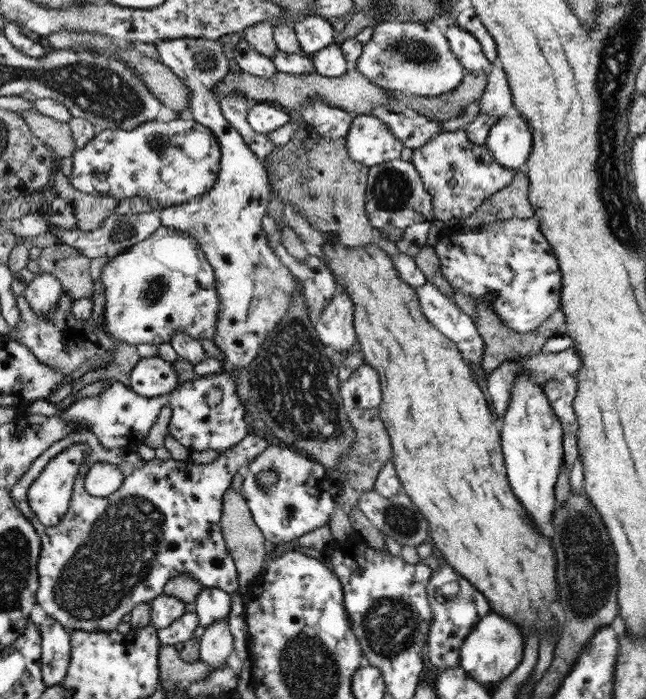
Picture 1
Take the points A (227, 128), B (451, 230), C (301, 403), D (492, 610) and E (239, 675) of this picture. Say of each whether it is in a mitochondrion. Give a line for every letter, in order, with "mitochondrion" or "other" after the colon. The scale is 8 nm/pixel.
A: other
B: other
C: mitochondrion
D: other
E: other

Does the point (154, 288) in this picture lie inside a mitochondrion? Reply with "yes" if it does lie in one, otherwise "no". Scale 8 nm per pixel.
yes

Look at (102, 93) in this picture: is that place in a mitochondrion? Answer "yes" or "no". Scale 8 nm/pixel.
yes

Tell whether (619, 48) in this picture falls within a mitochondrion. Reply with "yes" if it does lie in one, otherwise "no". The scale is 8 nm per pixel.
yes

